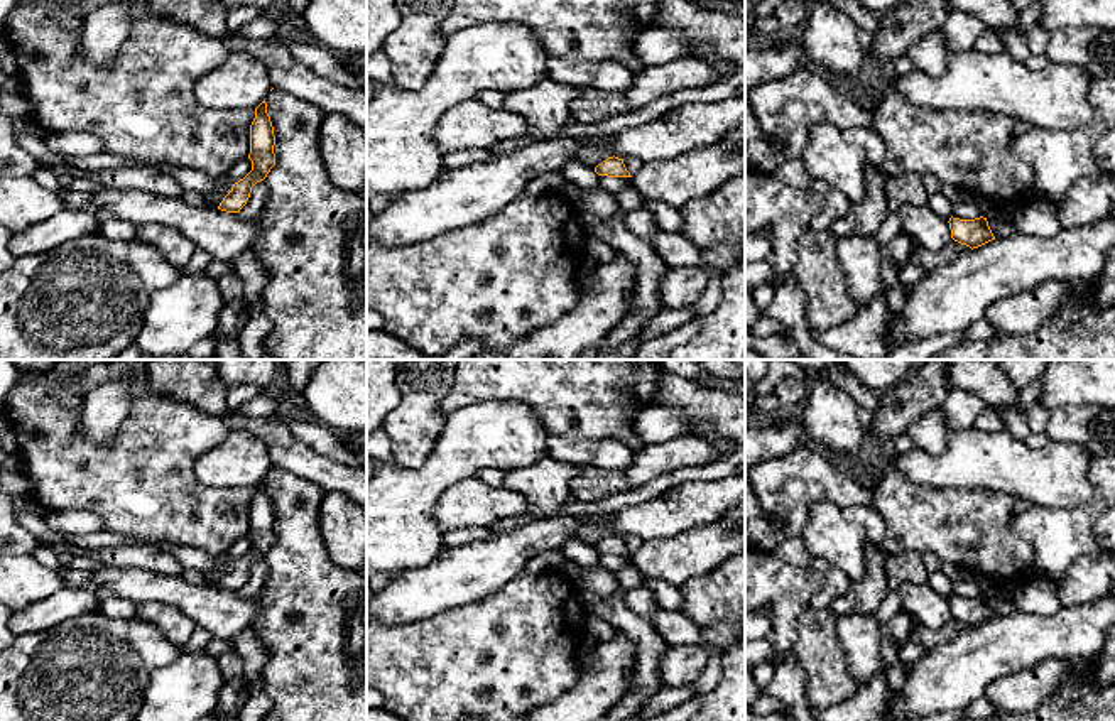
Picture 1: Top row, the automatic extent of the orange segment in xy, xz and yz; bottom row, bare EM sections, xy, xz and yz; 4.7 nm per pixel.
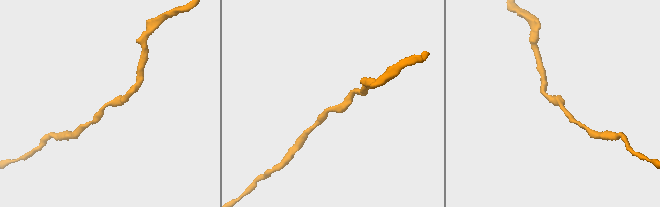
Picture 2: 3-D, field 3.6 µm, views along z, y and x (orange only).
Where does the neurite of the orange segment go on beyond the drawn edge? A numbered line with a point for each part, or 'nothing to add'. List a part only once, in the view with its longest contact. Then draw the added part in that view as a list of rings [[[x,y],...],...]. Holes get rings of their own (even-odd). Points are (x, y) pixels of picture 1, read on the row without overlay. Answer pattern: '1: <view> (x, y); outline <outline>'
nothing to add

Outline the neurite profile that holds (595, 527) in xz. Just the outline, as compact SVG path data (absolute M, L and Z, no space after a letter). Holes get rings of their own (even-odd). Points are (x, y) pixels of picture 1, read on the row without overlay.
M612 513L605 515L586 515L583 525L578 529L578 537L590 545L596 545L608 535L613 535L610 527Z

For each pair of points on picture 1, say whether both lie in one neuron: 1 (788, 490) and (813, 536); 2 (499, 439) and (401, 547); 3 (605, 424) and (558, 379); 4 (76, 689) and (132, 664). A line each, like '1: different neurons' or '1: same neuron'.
1: different neurons
2: same neuron
3: same neuron
4: same neuron

